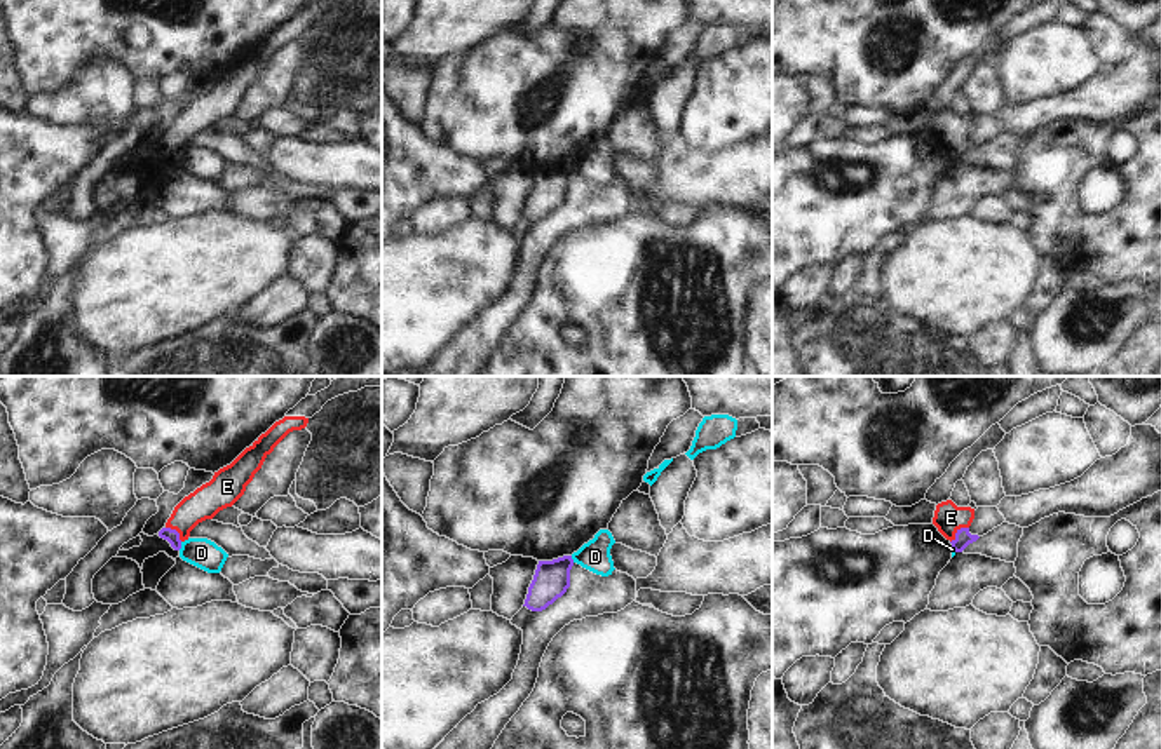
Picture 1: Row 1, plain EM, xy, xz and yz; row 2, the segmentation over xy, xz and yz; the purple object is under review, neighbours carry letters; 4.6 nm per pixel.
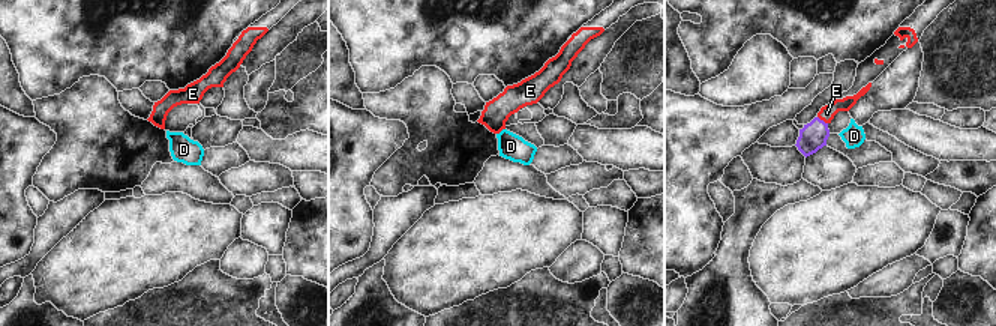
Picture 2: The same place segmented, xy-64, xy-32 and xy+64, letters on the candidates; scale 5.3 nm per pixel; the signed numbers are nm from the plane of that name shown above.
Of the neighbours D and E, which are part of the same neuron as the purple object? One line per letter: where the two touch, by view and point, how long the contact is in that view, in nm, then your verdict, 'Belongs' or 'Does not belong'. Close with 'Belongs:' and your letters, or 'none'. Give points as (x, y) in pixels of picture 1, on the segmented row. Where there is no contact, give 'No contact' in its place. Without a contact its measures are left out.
D: Touches purple at xy (180, 546). Shared border 40 nm. Does not belong
E: Touches purple at yz (957, 532). Shared border 120 nm. Belongs
Belongs: E

